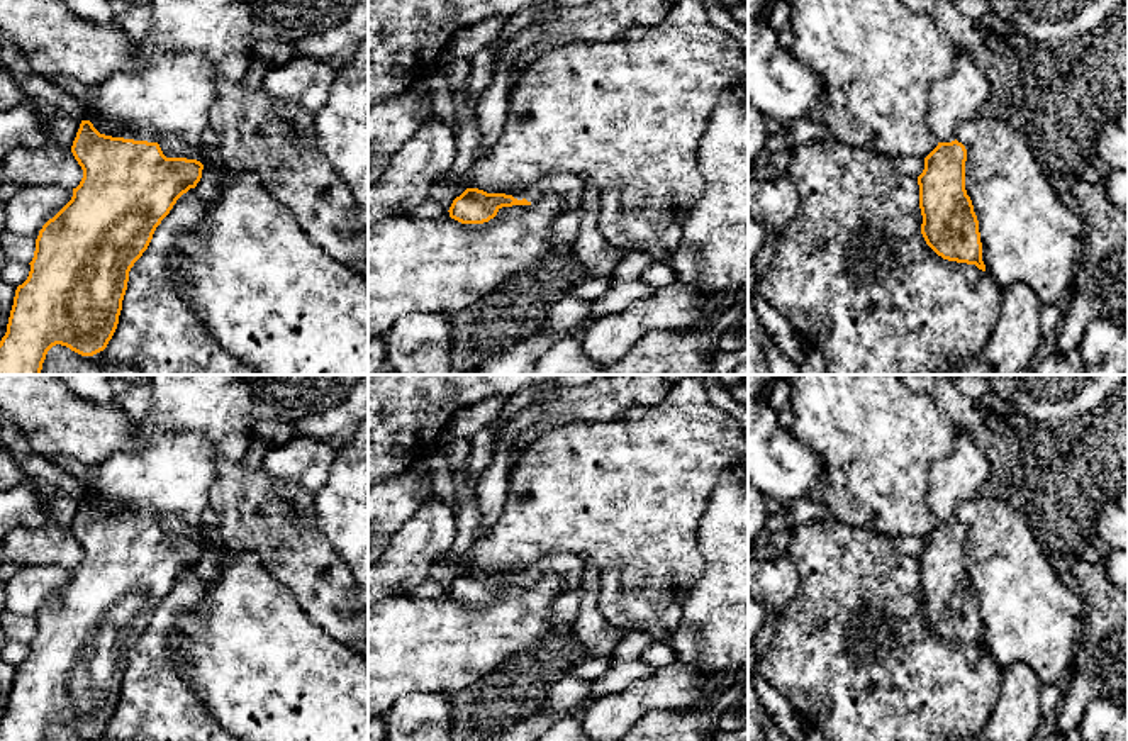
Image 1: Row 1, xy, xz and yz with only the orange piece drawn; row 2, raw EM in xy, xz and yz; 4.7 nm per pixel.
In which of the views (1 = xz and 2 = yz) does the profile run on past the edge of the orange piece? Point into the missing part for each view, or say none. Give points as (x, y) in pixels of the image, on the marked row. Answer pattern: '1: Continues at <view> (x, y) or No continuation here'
1: Continues at xz (567, 187)
2: Continues at yz (959, 97)

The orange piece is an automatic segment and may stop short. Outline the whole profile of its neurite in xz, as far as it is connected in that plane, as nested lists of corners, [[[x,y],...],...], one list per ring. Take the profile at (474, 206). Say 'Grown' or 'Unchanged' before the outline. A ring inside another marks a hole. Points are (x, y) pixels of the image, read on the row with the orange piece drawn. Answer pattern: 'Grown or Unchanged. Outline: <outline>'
Grown. Outline: [[[548,173],[528,185],[502,192],[466,188],[450,207],[450,217],[461,224],[483,224],[497,215],[502,207],[531,205],[541,197],[558,197],[561,212],[580,207],[587,180],[572,173]]]

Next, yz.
Grown. Outline: [[[958,47],[952,75],[936,80],[930,88],[926,125],[940,142],[924,158],[924,170],[918,176],[923,215],[921,234],[926,244],[943,259],[975,265],[982,271],[986,271],[986,265],[982,261],[979,220],[965,190],[967,149],[957,141],[957,127],[980,115],[982,107],[991,100],[992,83],[991,68],[982,58],[967,56]]]

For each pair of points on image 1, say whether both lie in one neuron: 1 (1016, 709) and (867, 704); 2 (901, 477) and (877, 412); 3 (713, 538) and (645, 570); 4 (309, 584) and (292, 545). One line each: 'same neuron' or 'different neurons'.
1: different neurons
2: same neuron
3: different neurons
4: same neuron

